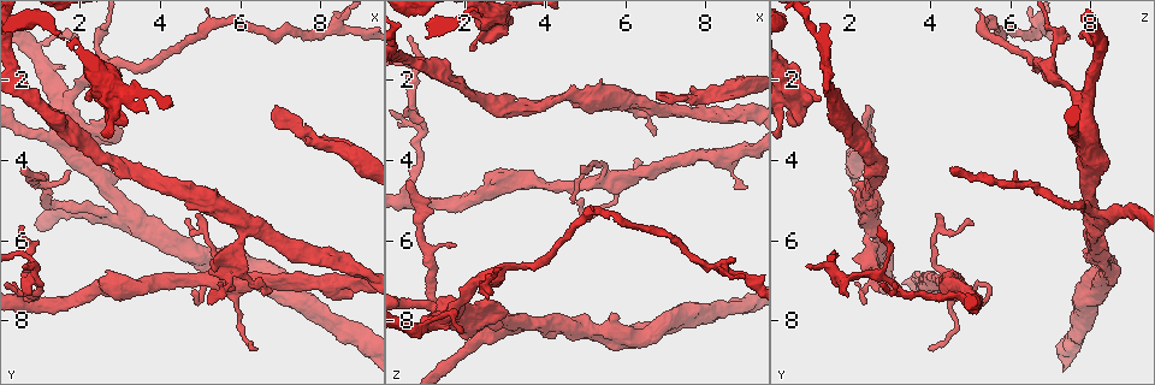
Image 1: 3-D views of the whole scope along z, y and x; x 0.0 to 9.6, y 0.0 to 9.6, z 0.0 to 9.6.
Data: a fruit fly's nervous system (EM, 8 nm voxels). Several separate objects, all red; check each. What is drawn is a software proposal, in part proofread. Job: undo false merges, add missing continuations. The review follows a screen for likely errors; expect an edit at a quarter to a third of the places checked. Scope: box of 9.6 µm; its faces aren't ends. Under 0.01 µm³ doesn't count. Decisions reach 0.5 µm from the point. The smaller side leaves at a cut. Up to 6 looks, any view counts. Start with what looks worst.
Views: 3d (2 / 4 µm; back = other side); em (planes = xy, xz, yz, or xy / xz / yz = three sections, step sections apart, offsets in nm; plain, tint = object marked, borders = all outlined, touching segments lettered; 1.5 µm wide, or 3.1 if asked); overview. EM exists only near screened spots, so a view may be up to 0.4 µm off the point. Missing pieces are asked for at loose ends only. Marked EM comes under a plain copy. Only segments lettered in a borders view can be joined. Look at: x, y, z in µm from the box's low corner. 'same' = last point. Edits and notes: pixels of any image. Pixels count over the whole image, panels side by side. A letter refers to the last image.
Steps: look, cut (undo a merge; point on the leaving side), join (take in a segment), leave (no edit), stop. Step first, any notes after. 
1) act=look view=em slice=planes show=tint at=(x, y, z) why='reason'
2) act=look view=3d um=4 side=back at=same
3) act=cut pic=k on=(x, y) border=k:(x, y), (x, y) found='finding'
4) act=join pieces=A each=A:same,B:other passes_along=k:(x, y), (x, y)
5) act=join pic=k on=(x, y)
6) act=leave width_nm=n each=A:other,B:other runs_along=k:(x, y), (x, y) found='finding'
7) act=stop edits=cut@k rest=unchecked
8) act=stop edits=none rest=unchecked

act=look view=3d um=2 side=back at=(6.85, 2.80, 2.35) why='an open end'

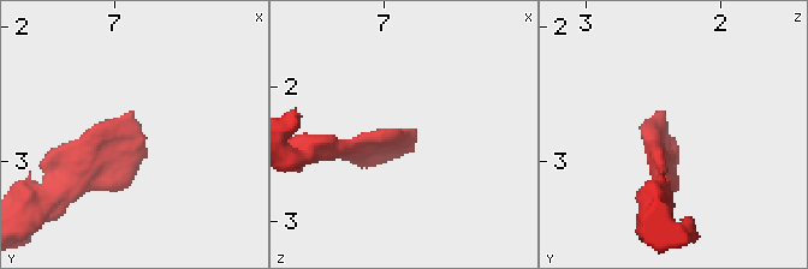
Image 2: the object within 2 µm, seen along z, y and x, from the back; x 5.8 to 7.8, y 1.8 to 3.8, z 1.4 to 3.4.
act=look view=em slice=planes show=borders at=(6.78, 2.80, 2.38) why='now the EM'

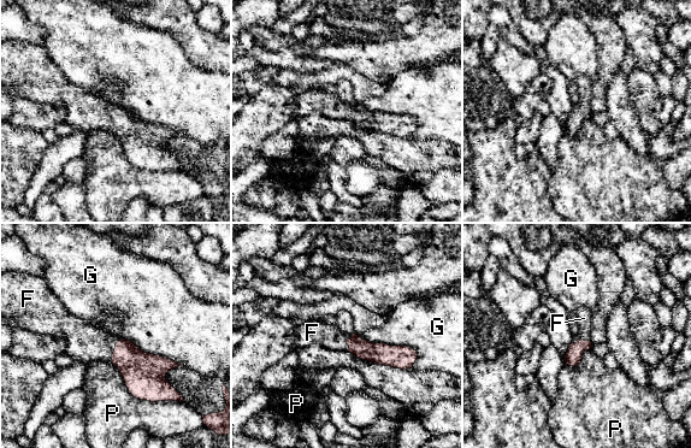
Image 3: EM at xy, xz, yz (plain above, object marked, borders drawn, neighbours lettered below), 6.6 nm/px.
act=join pieces=F width_nm=120 each=F:same,G:other,P:other passes_along=3:(143, 373), (114, 349), (86, 341) found='it goes on there'

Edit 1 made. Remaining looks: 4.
act=look view=em slice=planes show=borders at=(8.45, 0.70, 6.70) why='three-way junction'

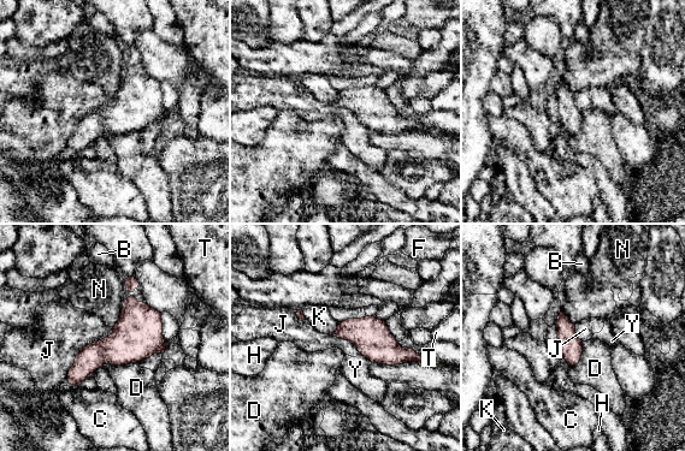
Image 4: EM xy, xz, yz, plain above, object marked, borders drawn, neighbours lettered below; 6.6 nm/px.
act=leave each=B:other,C:other,D:other,F:other,H:other,J:other,K:other,N:other,T:other,Y:other border=4:(359, 351), (372, 362) found='all the same neuron'

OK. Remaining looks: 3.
act=look view=em slice=xz step=4 show=borders at=(5.20, 7.50, 2.40) why='branch stops here'

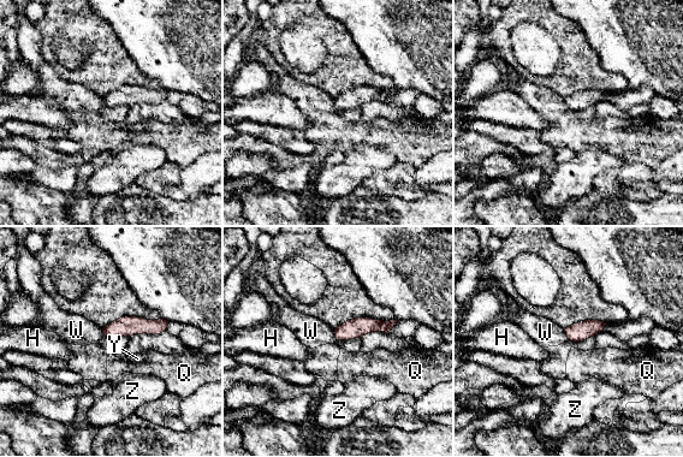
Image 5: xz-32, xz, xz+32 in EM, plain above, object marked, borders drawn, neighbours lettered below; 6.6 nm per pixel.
act=look view=em slice=yz step=4 show=borders at=same why='another direction'

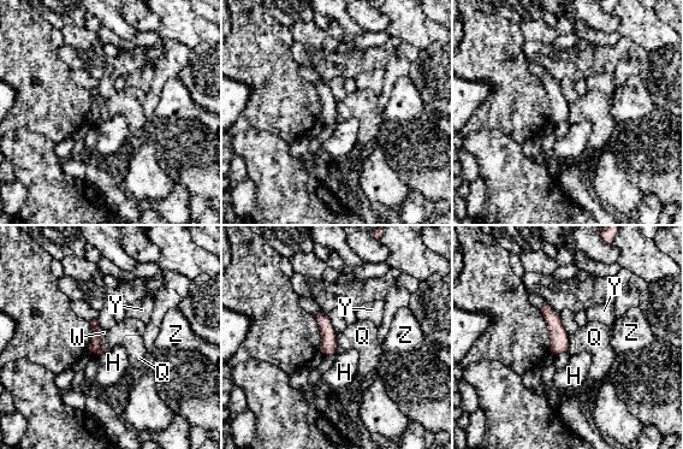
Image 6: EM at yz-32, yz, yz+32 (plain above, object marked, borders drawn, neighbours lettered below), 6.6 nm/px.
act=leave each=H:other,Q:other,W:other,Y:other,Z:other border=6:(337, 341), (338, 346) found='none of them fits'

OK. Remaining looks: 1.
act=stop edits=join@3 rest=unchecked

